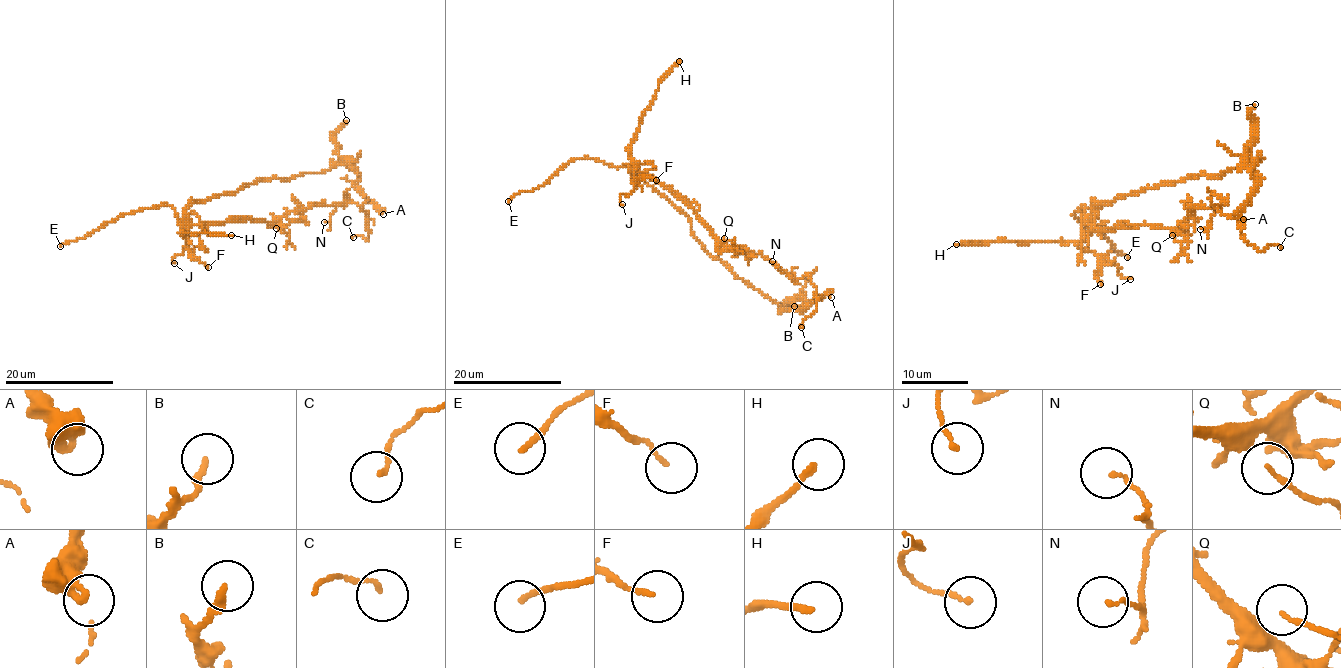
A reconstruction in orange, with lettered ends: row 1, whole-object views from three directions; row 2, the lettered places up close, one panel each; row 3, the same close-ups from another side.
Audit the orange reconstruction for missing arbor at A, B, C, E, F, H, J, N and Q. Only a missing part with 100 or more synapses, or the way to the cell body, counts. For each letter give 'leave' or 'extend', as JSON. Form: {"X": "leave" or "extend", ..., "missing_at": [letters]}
{"A": "leave", "B": "leave", "C": "leave", "E": "extend", "F": "leave", "H": "leave", "J": "leave", "N": "leave", "Q": "leave", "missing_at": ["E"]}

